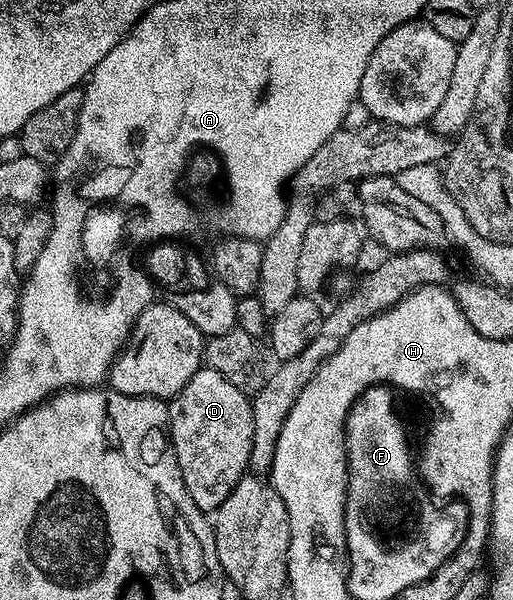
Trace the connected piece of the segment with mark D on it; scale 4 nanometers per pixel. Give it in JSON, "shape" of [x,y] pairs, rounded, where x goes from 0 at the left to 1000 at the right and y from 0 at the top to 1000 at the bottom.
{"shape":[[[396,612],[329,670],[331,738],[339,743],[343,772],[374,825],[374,838],[404,858],[452,825],[460,805],[481,793],[491,758],[489,663],[460,638],[444,638],[437,625]]]}

